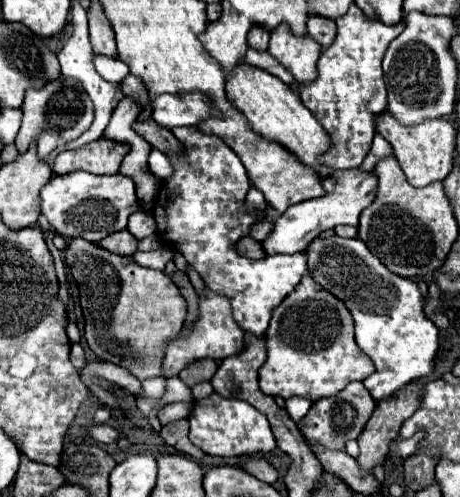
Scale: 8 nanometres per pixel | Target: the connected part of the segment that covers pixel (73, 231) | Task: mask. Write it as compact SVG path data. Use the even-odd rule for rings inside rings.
M73 171L65 175L53 175L41 191L41 213L65 239L85 237L91 243L99 243L103 237L126 229L129 215L135 211L139 211L135 183L131 177L121 173L93 175L87 171ZM103 201L111 201L111 205L119 209L119 217L111 217L111 205L103 205Z

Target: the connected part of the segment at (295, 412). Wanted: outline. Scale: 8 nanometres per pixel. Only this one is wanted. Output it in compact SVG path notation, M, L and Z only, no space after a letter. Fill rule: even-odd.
M291 397L285 401L285 409L287 409L289 417L293 417L293 421L299 421L311 409L311 401L305 397Z

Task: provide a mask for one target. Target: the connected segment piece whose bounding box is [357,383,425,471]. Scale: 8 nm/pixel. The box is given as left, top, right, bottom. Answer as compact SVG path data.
M407 383L407 385L401 387L393 397L379 401L379 405L375 407L375 411L373 411L369 423L365 425L363 433L361 433L359 439L357 439L359 449L361 449L361 453L359 453L359 457L357 457L357 463L361 465L361 469L365 469L365 471L373 471L375 465L379 465L379 463L385 461L389 443L391 443L393 439L397 439L403 421L405 421L407 417L411 417L411 415L417 411L423 393L425 393L425 391L423 391L421 385L417 385L417 383Z

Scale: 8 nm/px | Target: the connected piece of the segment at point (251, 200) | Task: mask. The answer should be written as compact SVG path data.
M253 185L249 189L249 193L247 193L247 205L253 207L253 209L259 209L259 211L263 211L267 207L267 203L263 199L263 193L259 193L257 189L253 189Z

